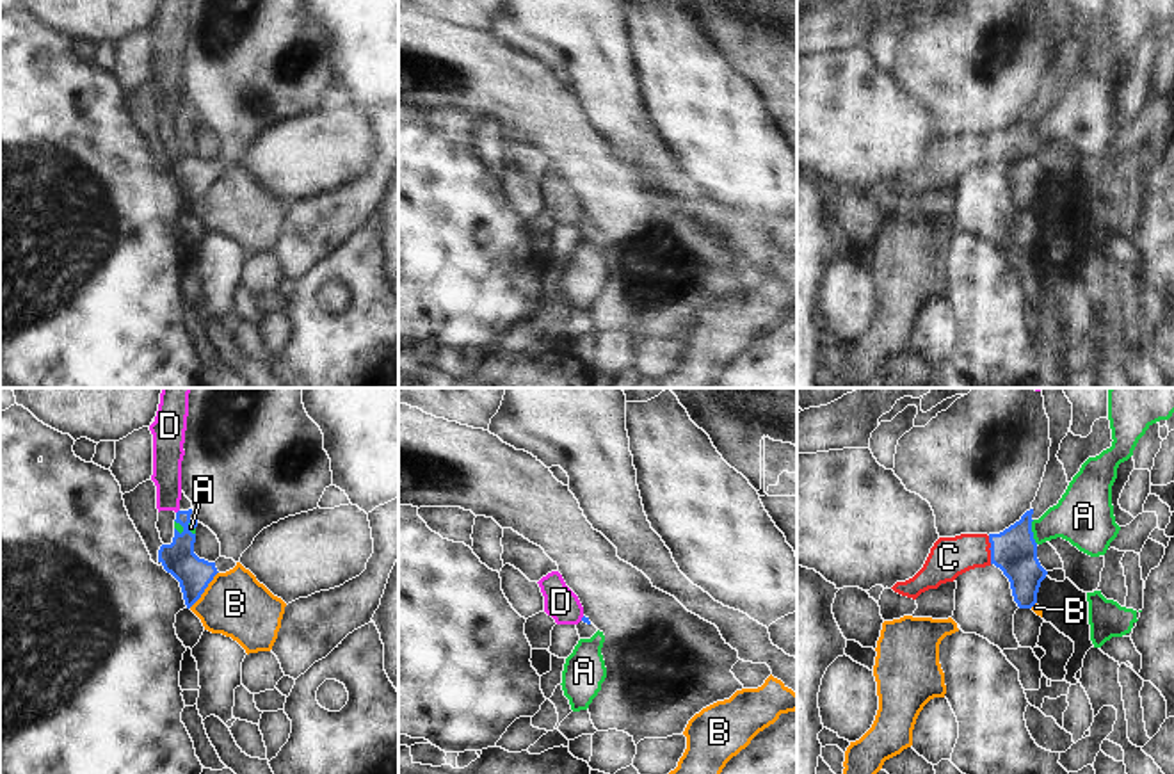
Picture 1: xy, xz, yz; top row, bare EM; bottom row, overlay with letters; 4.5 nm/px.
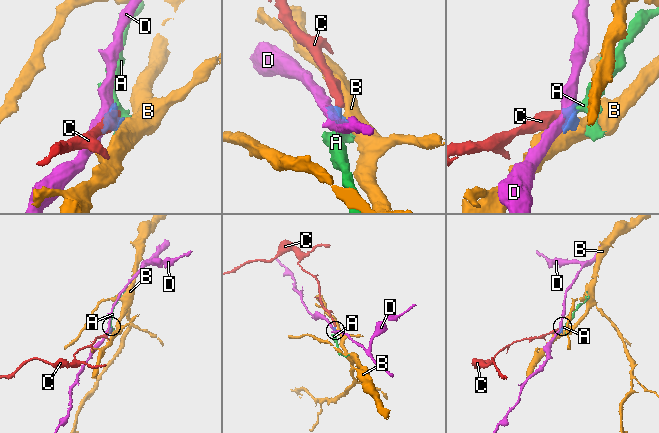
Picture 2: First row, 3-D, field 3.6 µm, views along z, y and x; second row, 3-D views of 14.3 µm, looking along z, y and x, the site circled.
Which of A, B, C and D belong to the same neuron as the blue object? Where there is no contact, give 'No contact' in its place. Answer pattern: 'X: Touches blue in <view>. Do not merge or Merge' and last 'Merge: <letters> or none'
A: Touches blue in yz. Merge
B: Touches blue in xy. Do not merge
C: Touches blue in yz. Merge
D: Touches blue in xz. Do not merge
Merge: A, C.

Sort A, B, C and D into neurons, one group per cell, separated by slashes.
A C / B / D

